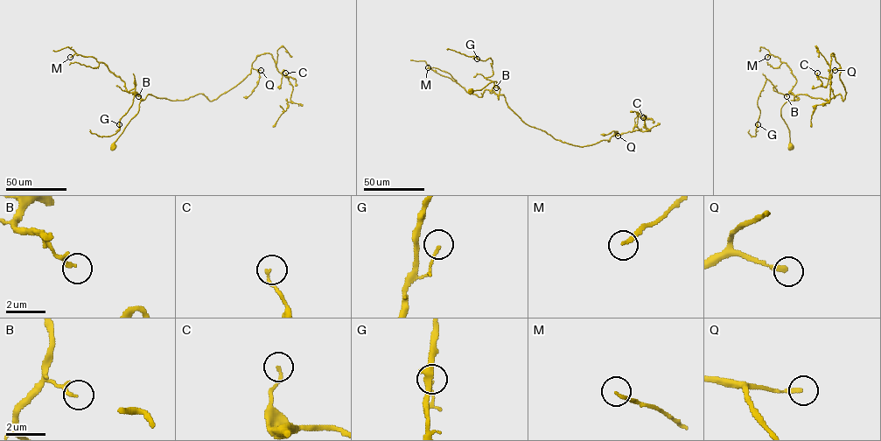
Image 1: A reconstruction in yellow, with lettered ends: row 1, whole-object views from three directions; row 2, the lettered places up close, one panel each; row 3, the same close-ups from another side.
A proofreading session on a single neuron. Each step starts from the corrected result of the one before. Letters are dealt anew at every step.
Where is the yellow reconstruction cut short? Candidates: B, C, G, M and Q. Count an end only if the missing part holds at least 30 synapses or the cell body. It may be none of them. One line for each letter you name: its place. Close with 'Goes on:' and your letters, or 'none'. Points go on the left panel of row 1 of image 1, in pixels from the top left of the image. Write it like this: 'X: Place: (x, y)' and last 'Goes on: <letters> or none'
Q: Place: (261, 70)
Goes on: Q

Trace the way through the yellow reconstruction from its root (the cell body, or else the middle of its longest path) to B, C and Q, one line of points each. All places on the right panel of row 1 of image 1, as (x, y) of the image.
B: (791, 146), (789, 129), (781, 115), (780, 108), (787, 99), (799, 99), (790, 92), (786, 96)
C: (791, 146), (780, 114), (787, 99), (844, 99), (833, 52), (830, 78), (817, 73)
Q: (791, 146), (781, 106), (800, 94), (826, 101), (839, 94), (842, 101), (841, 69), (835, 70)

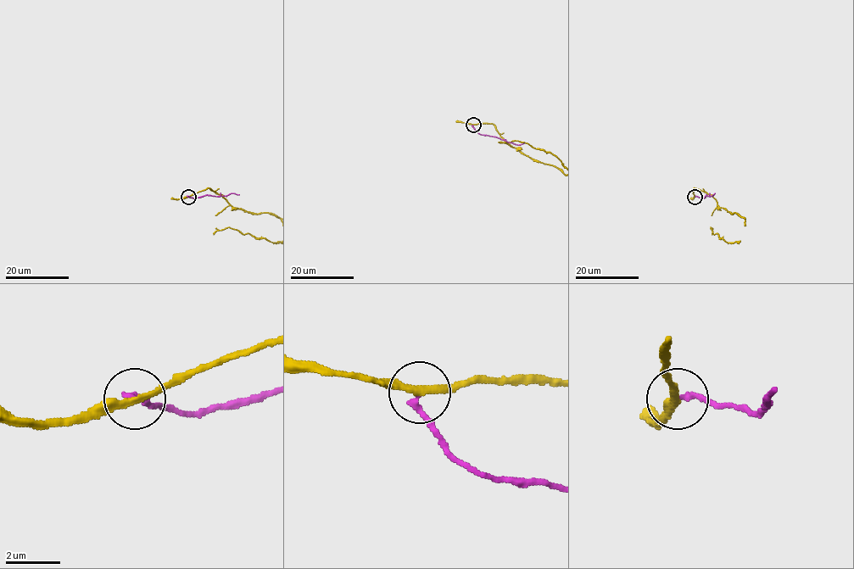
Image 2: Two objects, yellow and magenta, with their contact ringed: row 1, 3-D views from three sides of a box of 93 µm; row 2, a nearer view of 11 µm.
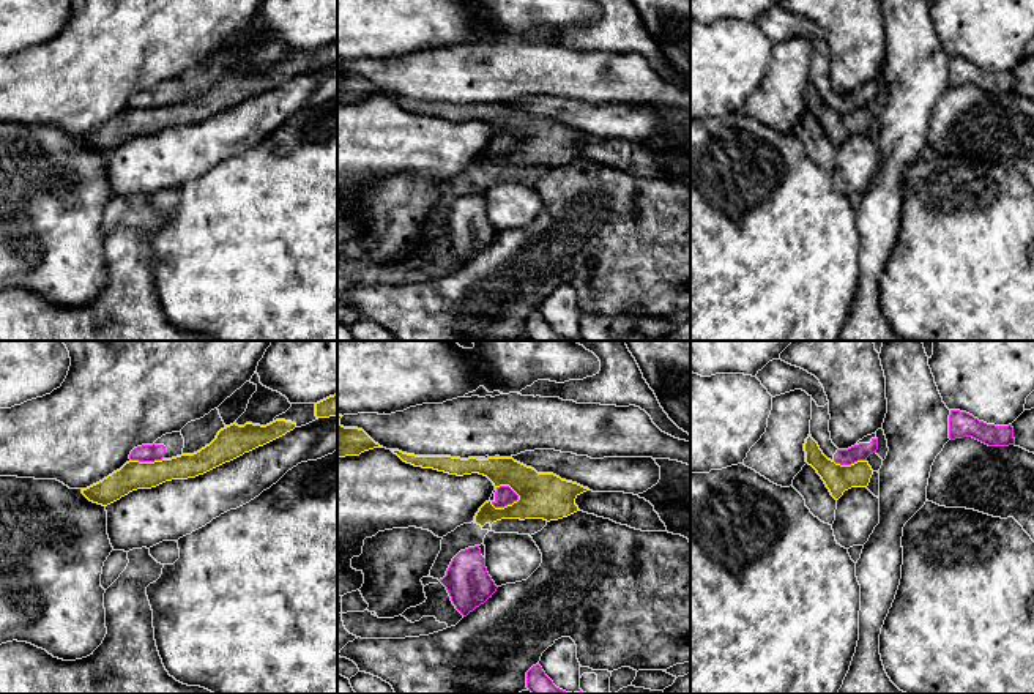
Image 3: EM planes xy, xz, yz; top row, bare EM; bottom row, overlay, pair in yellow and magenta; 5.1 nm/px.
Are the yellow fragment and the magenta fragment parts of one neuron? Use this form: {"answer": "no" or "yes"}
{"answer": "no"}

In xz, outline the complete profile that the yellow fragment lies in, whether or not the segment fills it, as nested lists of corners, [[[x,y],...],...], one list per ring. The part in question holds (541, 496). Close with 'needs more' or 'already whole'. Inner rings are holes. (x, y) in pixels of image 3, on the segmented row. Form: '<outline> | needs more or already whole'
[[[391,450],[404,462],[415,467],[433,468],[449,475],[479,473],[487,476],[495,487],[509,486],[519,500],[504,508],[485,502],[474,516],[474,524],[484,527],[501,519],[544,519],[547,522],[567,517],[578,509],[575,498],[590,491],[577,483],[561,479],[553,473],[537,473],[512,457],[460,459],[451,456],[415,456]]] | already whole

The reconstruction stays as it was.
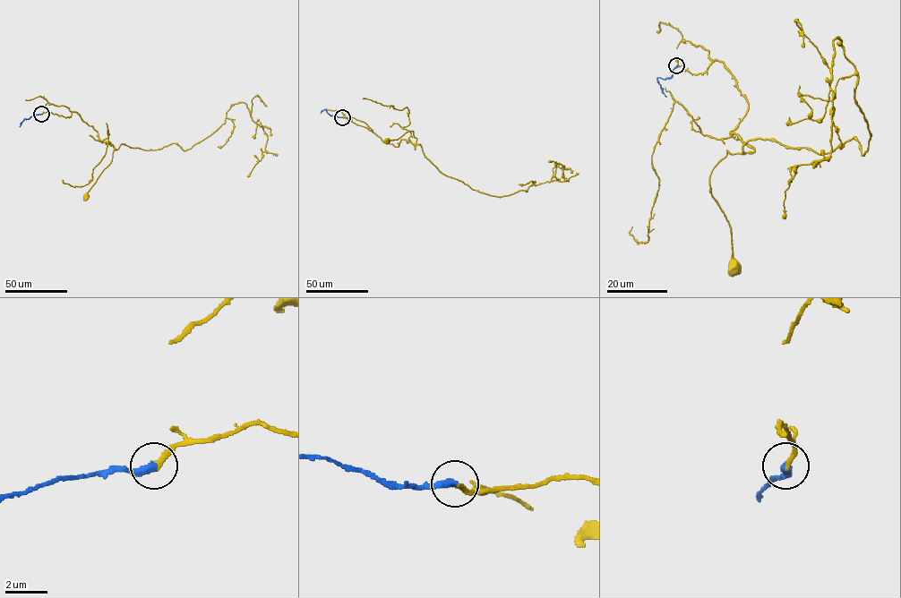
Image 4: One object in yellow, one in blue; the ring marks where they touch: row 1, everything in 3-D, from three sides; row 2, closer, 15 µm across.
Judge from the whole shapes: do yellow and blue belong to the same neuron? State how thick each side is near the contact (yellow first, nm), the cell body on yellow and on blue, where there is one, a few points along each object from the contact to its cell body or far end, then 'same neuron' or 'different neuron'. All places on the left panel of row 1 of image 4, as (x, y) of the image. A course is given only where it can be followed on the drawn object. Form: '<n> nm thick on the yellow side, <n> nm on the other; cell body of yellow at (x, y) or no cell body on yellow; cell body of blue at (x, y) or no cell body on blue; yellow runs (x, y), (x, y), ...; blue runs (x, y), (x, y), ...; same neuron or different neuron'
260 nm thick on the yellow side, 380 nm on the other; cell body of yellow at (86, 197); no cell body on blue; yellow runs (42, 114), (47, 111), (69, 117), (76, 112), (97, 132), (101, 140), (109, 141), (115, 149), (86, 197); blue runs (42, 114), (24, 119), (20, 126); same neuron

